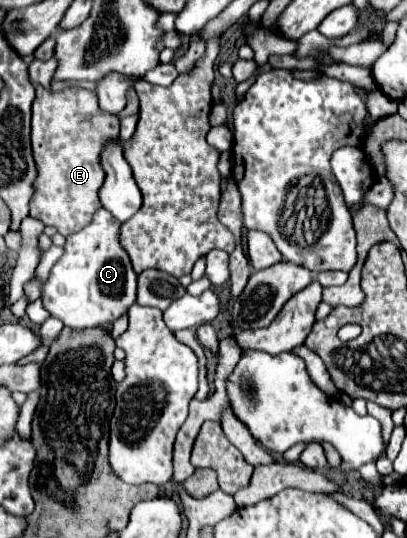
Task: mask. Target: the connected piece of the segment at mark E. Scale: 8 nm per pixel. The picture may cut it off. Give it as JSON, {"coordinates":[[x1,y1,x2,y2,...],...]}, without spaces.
{"coordinates":[[37,87,31,127,37,179,29,215,41,219,45,225,57,227,57,231,65,237,89,225,95,211,101,209,97,195,105,181,101,151,115,139,119,139,119,117,101,111,95,91,67,87,51,93,49,89]]}

